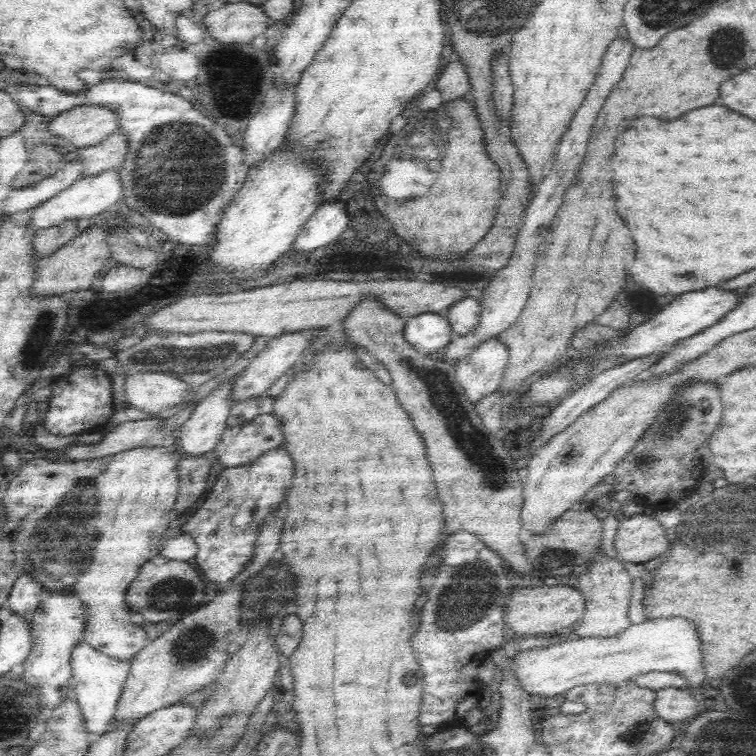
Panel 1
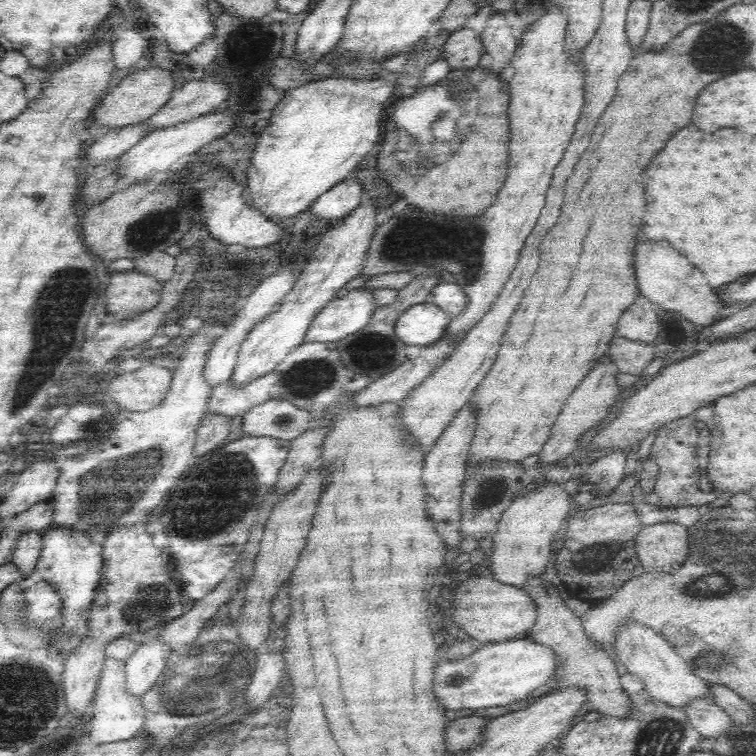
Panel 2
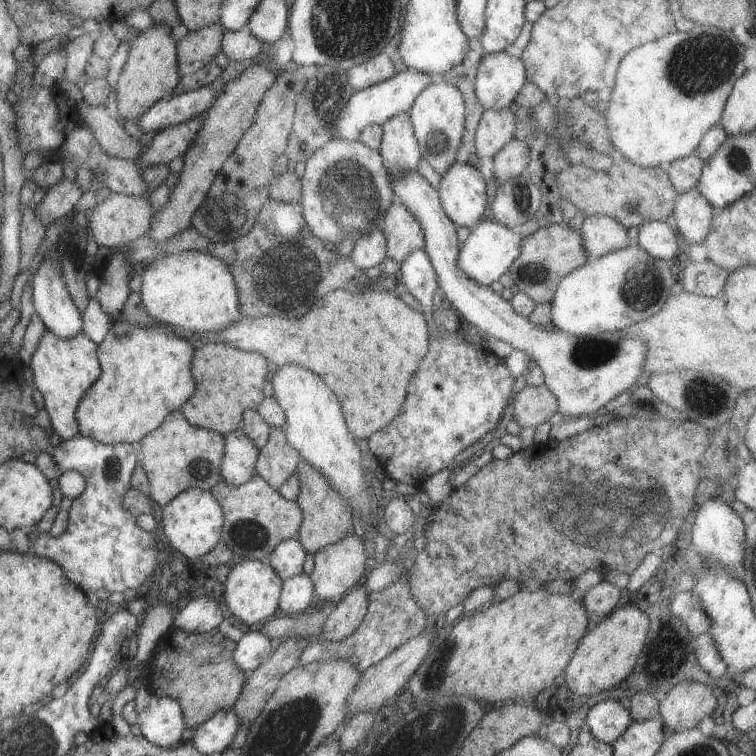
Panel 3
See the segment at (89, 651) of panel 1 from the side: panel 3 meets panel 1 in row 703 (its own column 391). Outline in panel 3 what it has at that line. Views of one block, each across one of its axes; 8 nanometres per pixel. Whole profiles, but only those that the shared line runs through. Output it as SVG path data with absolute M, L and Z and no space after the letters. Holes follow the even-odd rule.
M405 68L403 72L395 72L389 80L385 80L381 84L375 84L375 86L369 86L365 90L353 92L351 98L347 100L347 104L343 106L343 110L339 114L339 120L329 128L331 138L341 140L341 142L355 142L365 126L383 126L389 118L395 118L399 114L407 114L409 108L413 106L413 102L419 98L419 94L437 80L439 80L437 74L429 76L425 72Z

